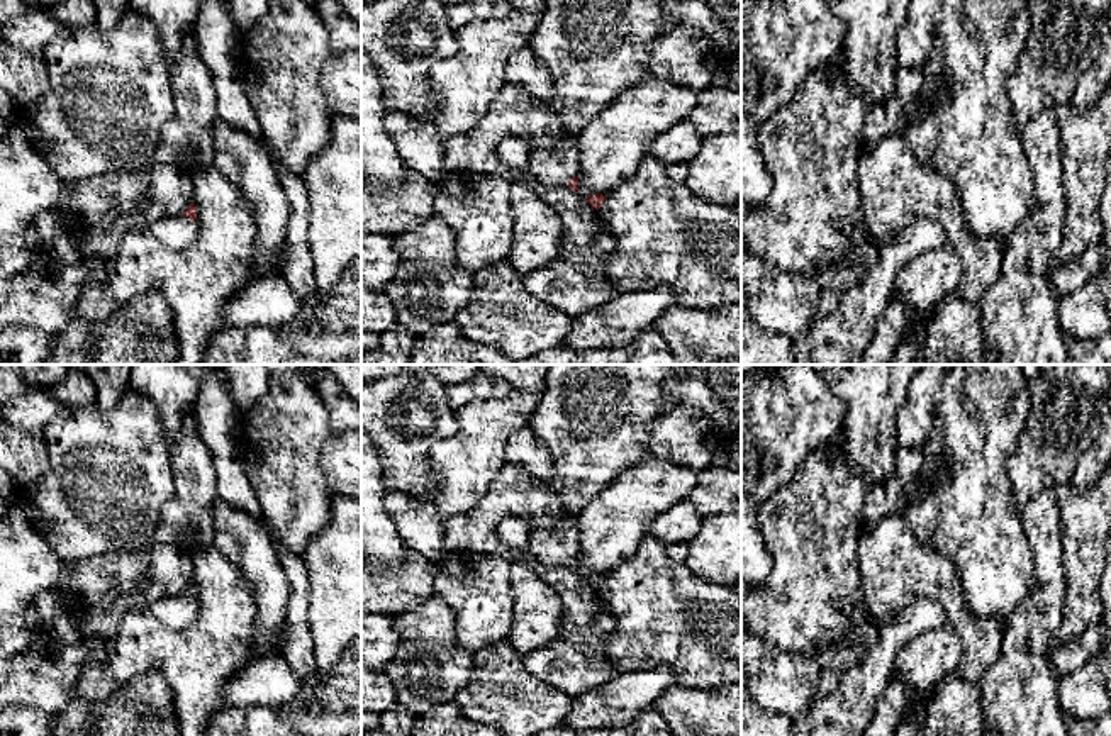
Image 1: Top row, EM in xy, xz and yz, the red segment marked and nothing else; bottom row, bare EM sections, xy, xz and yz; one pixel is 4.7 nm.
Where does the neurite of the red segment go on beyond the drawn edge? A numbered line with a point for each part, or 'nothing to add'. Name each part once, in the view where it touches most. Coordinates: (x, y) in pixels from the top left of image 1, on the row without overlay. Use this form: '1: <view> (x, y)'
1: xz (555, 546)

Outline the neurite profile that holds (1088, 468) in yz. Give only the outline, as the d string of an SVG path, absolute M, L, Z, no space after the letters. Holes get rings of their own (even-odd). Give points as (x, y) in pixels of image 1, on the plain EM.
M1111 414L1104 419L1094 444L1077 460L1069 485L1089 488L1101 477L1103 468L1111 461Z

